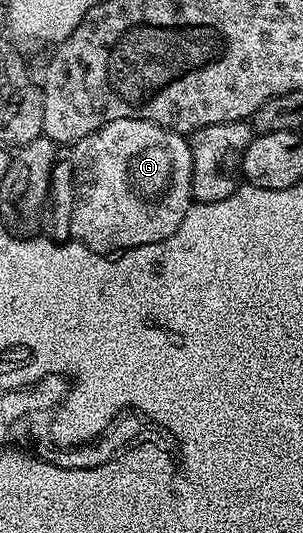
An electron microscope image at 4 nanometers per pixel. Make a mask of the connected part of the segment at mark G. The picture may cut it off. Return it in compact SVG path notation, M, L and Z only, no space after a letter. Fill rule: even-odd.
M119 118L115 122L107 122L99 130L95 130L89 136L76 141L72 145L73 168L77 171L77 177L73 180L73 209L69 212L69 232L76 243L90 248L92 252L102 254L117 254L122 250L147 246L148 244L158 244L171 234L179 230L187 210L194 203L193 191L191 190L191 150L189 141L182 133L173 132L170 128L165 128L162 124L156 124L150 120L136 120L135 118Z

